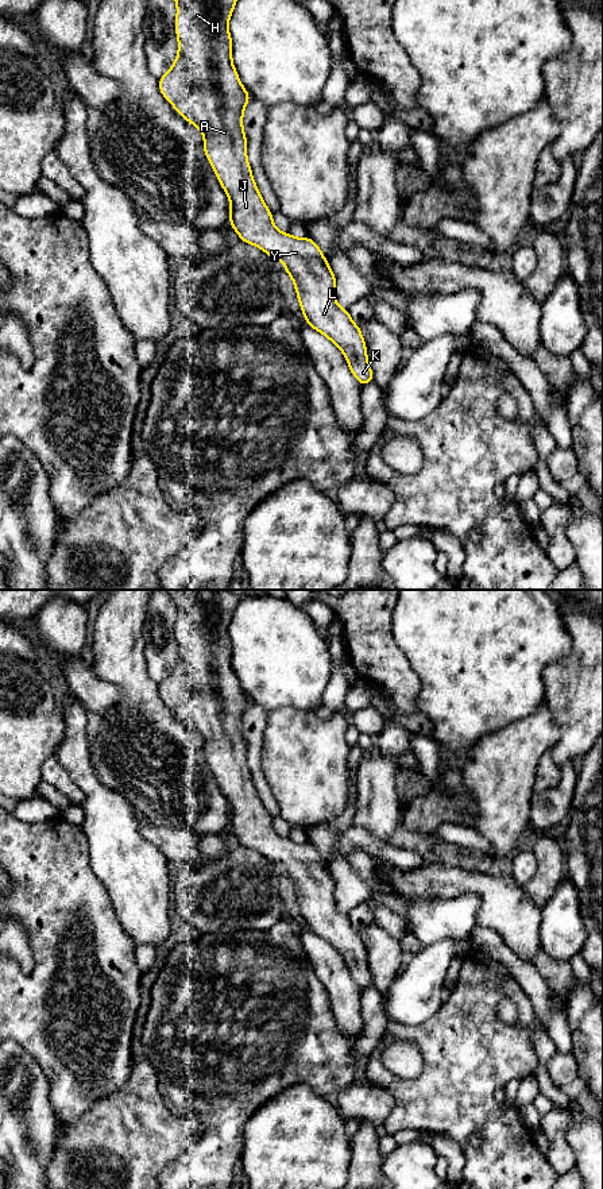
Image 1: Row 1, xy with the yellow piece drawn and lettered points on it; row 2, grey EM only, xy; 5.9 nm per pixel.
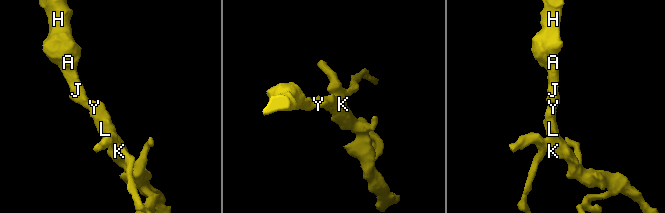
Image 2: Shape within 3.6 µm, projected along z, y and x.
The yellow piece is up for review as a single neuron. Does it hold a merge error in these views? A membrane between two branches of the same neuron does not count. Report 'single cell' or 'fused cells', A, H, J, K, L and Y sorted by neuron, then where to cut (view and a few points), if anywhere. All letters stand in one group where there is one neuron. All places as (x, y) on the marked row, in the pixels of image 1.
single cell | A H J K L Y | no cut

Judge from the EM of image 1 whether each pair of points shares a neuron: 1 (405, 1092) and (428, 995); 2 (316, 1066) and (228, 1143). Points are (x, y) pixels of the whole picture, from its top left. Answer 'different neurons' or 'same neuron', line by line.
1: different neurons
2: same neuron

